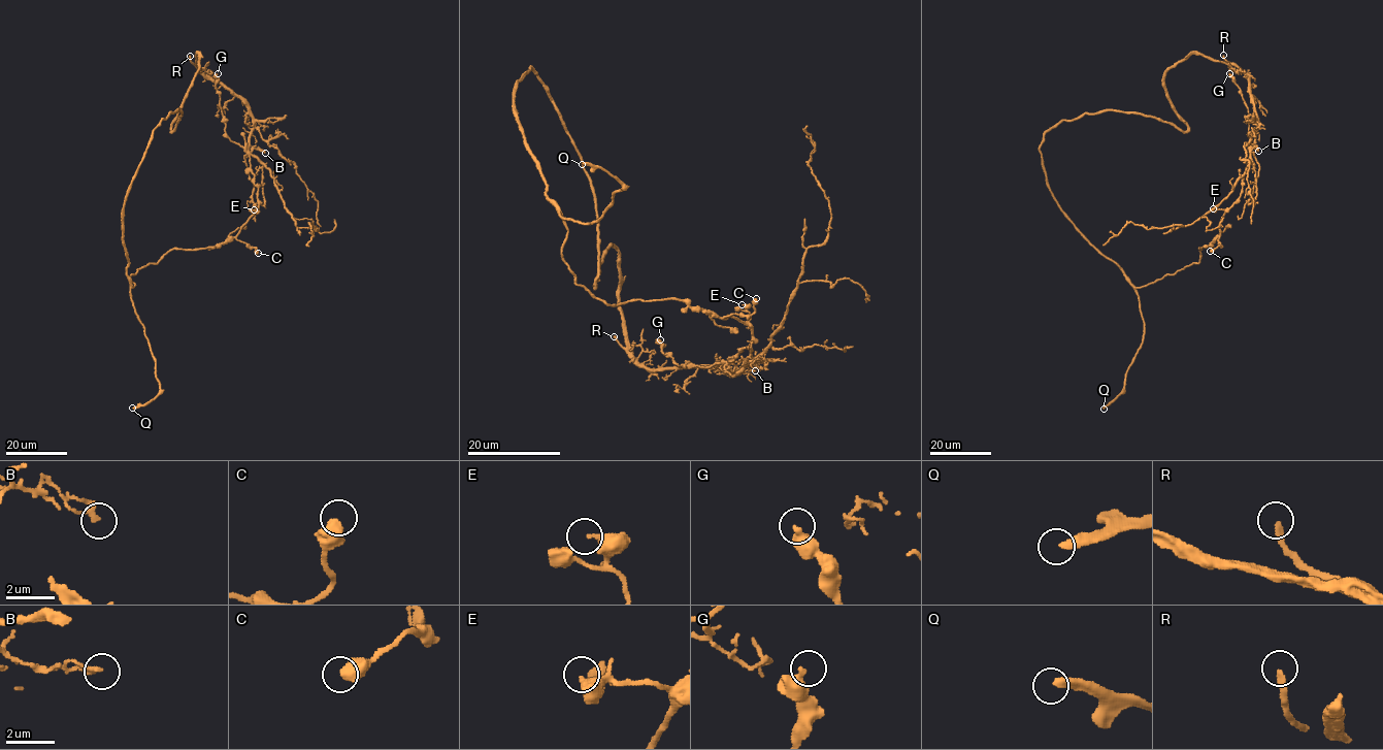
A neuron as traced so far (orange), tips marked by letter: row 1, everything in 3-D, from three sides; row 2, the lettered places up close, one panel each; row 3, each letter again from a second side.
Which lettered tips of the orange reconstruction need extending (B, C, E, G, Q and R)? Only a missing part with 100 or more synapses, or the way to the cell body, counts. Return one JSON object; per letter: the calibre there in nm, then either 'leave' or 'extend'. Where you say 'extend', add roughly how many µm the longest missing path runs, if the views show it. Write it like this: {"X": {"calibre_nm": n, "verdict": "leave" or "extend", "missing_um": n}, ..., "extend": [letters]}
{"B": {"calibre_nm": 160, "verdict": "leave"}, "C": {"calibre_nm": 600, "verdict": "leave"}, "E": {"calibre_nm": 280, "verdict": "leave"}, "G": {"calibre_nm": 480, "verdict": "leave"}, "Q": {"calibre_nm": 320, "verdict": "extend", "missing_um": 200}, "R": {"calibre_nm": 220, "verdict": "extend", "missing_um": 70}, "extend": ["Q", "R"]}

